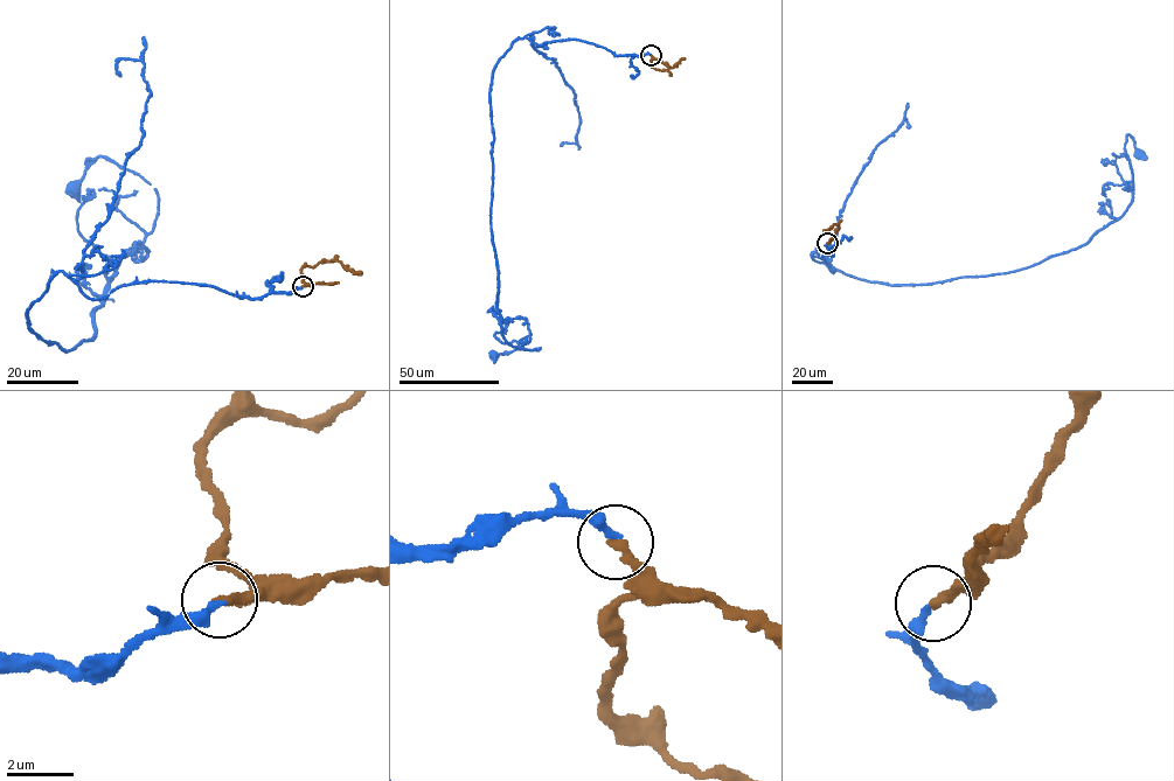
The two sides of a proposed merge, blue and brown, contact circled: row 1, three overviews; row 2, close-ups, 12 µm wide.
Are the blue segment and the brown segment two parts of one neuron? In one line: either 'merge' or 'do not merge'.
merge

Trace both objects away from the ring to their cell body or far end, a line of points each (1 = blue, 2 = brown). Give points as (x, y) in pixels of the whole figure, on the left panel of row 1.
1: (303, 286), (89, 298), (56, 271), (28, 328), (66, 351), (95, 337), (158, 211), (101, 157), (73, 188)
2: (303, 286), (301, 270), (320, 263), (339, 260), (346, 269), (362, 274)

